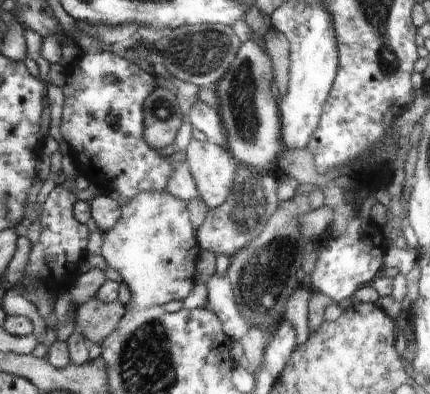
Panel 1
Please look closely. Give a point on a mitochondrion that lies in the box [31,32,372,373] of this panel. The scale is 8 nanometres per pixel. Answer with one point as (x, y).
(262, 274)

